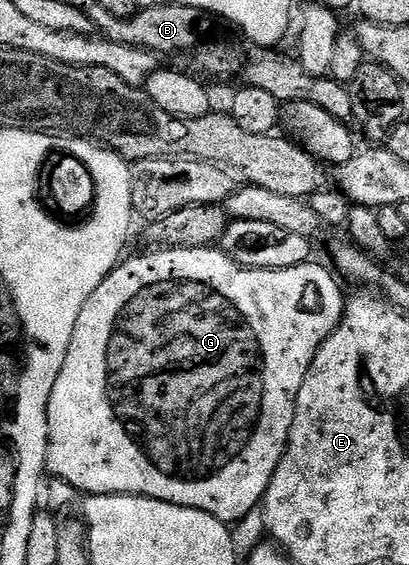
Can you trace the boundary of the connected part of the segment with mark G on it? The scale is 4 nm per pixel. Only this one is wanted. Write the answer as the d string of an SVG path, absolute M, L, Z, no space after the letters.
M216 246L196 247L195 249L174 247L162 250L158 255L161 255L158 259L153 255L137 255L134 259L126 258L118 263L117 268L103 281L103 285L99 285L99 289L95 289L95 293L91 293L87 305L83 305L83 313L79 313L79 321L75 321L75 333L71 337L71 345L67 349L67 357L63 361L63 369L55 381L55 389L51 389L49 408L47 409L49 444L47 445L45 470L50 476L54 475L52 477L54 480L68 483L74 492L85 491L84 494L86 496L141 495L145 499L158 499L164 503L174 503L180 507L193 507L197 511L202 511L211 517L215 517L220 523L234 525L233 523L239 522L240 519L247 518L256 507L258 510L262 506L267 489L271 485L271 477L275 473L279 461L285 456L285 448L289 446L289 434L291 433L293 418L295 417L295 401L299 397L299 389L303 389L303 381L307 377L307 369L311 369L311 361L315 361L315 353L321 348L323 341L327 341L329 334L341 324L341 319L345 315L347 295L346 292L341 292L340 285L342 286L342 284L339 282L338 276L328 266L326 266L327 268L320 267L317 261L295 265L291 269L273 271L269 267L240 267L230 255L226 255L224 251Z

